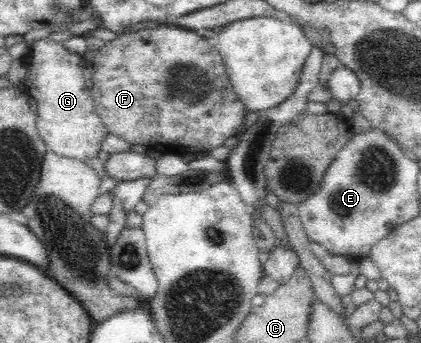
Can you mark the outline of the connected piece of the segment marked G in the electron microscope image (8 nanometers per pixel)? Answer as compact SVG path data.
M42 38L29 44L29 52L21 61L22 65L26 67L23 88L37 101L36 125L47 150L59 156L66 156L85 163L89 158L97 157L98 153L102 151L101 142L109 132L97 114L92 89L85 85L83 69L87 63L83 56L78 53L71 53L63 46L62 42Z

